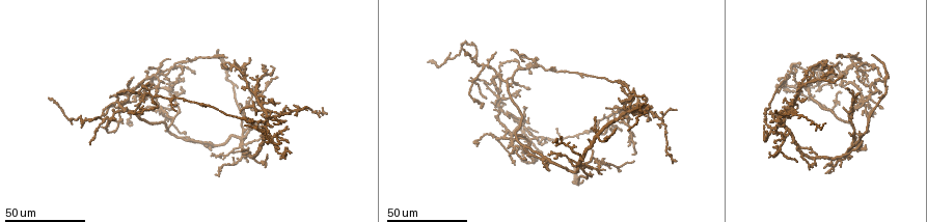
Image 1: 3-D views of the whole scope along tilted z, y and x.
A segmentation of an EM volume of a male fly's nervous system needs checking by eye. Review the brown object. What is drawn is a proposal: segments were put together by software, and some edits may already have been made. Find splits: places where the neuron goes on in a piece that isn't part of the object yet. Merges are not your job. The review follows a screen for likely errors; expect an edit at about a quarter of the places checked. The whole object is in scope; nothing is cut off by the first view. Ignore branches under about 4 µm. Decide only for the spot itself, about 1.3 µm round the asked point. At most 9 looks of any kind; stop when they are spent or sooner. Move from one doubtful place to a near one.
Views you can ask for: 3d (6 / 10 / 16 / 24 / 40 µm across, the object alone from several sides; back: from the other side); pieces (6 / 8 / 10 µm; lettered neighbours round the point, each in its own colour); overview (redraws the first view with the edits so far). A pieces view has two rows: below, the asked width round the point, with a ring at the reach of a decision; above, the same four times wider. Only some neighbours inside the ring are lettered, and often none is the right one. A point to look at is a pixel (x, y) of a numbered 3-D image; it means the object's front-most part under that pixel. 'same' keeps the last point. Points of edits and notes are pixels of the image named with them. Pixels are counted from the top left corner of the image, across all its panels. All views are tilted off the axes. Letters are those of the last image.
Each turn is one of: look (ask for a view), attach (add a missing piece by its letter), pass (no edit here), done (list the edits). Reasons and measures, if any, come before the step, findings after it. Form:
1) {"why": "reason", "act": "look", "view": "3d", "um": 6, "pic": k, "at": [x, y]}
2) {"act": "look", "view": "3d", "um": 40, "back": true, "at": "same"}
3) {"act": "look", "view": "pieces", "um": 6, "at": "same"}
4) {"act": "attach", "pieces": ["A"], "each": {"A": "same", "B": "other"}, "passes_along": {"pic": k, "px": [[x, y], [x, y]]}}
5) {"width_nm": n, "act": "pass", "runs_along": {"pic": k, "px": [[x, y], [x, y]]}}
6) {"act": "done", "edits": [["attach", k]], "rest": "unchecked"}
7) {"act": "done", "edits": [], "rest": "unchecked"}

{"act": "look", "view": "3d", "um": 24, "pic": 1, "at": [179, 92]}

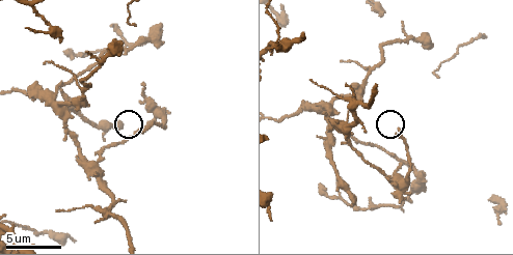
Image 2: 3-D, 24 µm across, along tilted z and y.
{"act": "look", "view": "pieces", "um": 8, "pic": 2, "at": [398, 131]}

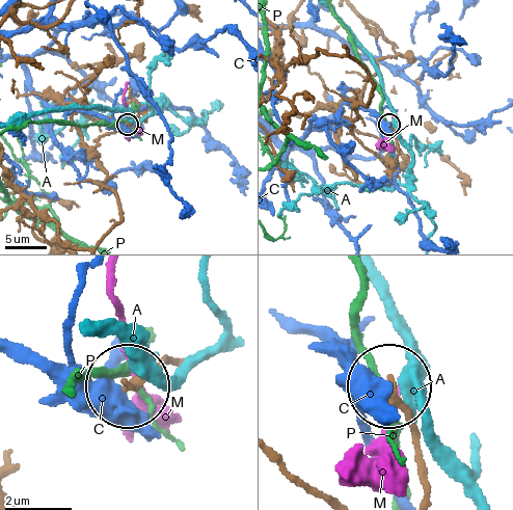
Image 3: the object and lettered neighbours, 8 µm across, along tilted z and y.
{"width_nm": 240, "act": "pass", "each": {"A": "other", "C": "other", "M": "other", "P": "other"}, "found": "none of them fits"}

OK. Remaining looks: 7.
{"why": "an open end", "act": "look", "view": "3d", "um": 24, "pic": 1, "at": [245, 138]}

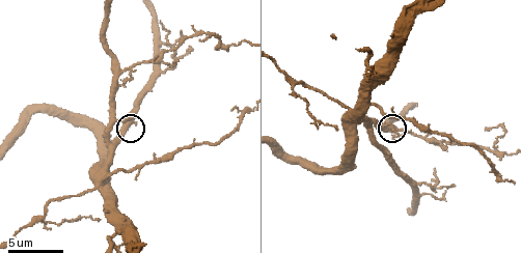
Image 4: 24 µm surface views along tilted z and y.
{"act": "look", "view": "pieces", "um": 10, "pic": 4, "at": [398, 132]}

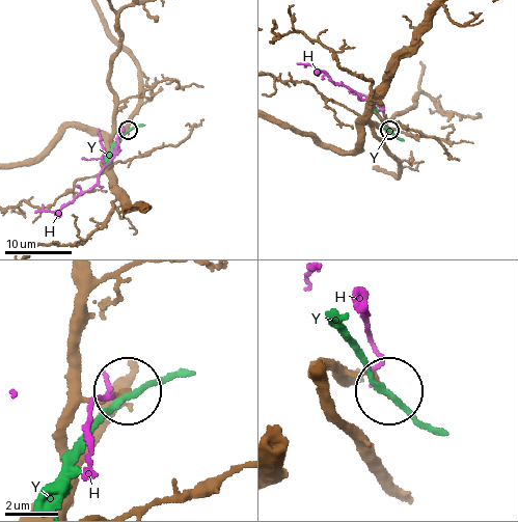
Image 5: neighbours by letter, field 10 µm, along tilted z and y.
{"act": "pass", "each": {"H": "other", "Y": "other"}, "runs_along": {"pic": 5, "px": [[316, 368], [334, 366], [382, 387]]}, "found": "none of them fits"}

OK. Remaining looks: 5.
{"why": "thin end", "act": "look", "view": "3d", "um": 24, "pic": 1, "at": [785, 88]}

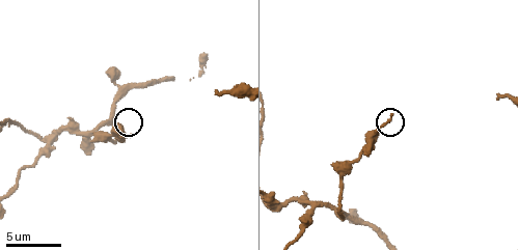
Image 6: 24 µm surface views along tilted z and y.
{"act": "look", "view": "pieces", "um": 8, "pic": 6, "at": [391, 112]}

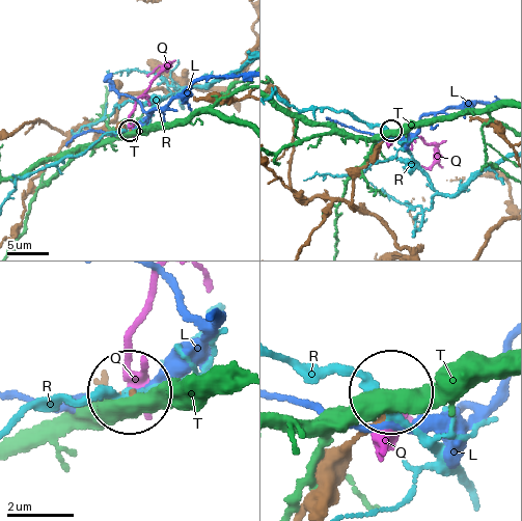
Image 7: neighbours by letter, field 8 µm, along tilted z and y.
{"act": "pass", "each": {"L": "other", "Q": "other", "R": "other", "T": "other"}, "runs_along": {"pic": 7, "px": [[305, 501], [388, 396]]}, "found": "no lettered piece goes on from it"}

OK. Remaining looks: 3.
{"why": "tapers out", "act": "look", "view": "3d", "um": 24, "pic": 1, "at": [494, 110]}

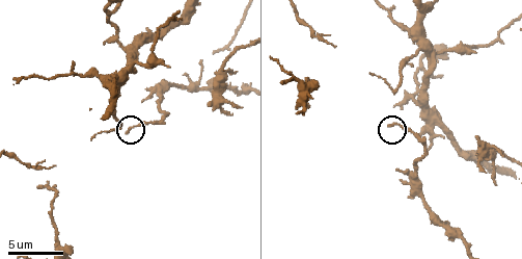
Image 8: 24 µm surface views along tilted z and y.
{"why": "see the neighbours", "act": "look", "view": "pieces", "um": 10, "pic": 8, "at": [128, 131]}

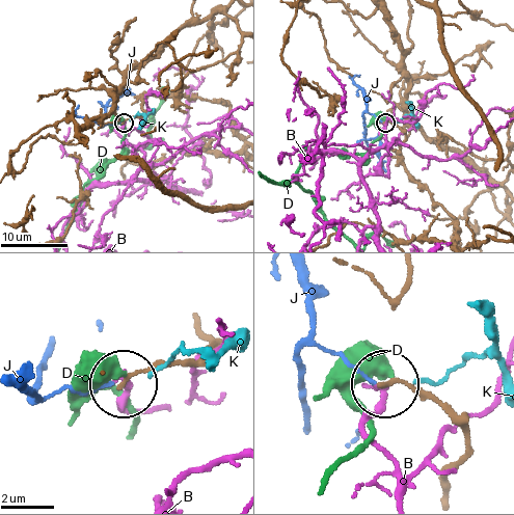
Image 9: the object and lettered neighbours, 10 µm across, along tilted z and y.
{"act": "pass", "each": {"B": "other", "D": "other", "J": "other", "K": "other"}, "runs_along": {"pic": 9, "px": [[443, 485], [466, 452], [465, 432], [432, 401], [390, 380]]}, "found": "none of them fits"}

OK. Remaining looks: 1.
{"act": "done", "edits": [], "rest": "unchecked"}

